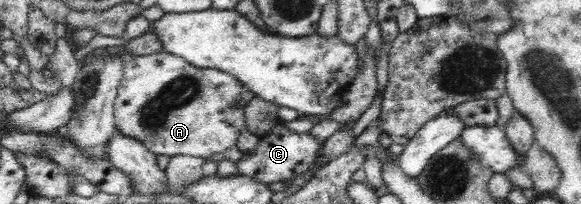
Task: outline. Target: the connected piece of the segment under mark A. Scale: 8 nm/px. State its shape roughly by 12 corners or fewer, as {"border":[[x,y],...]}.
{"border":[[164,52],[122,62],[117,133],[204,162],[256,95]]}

